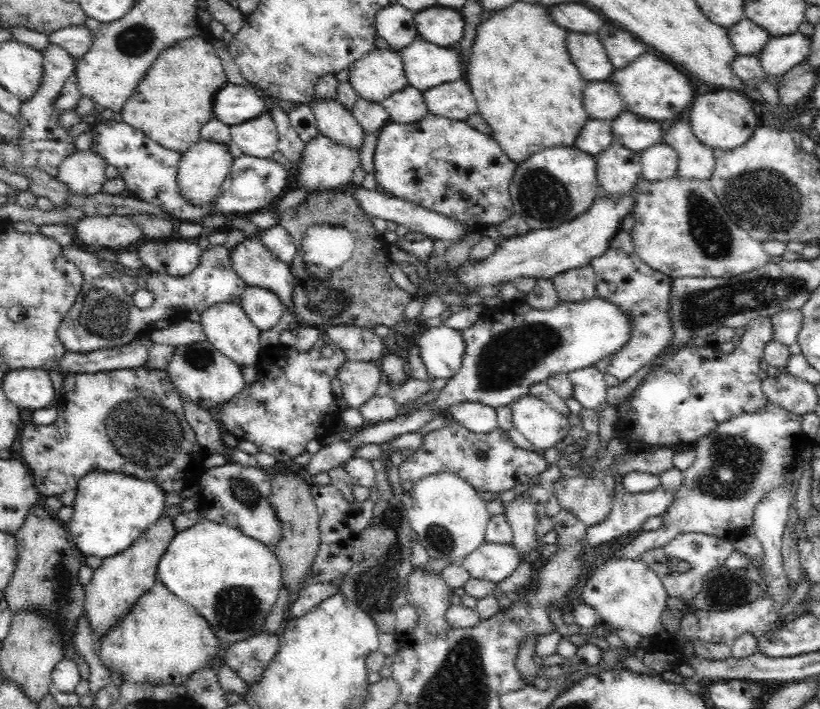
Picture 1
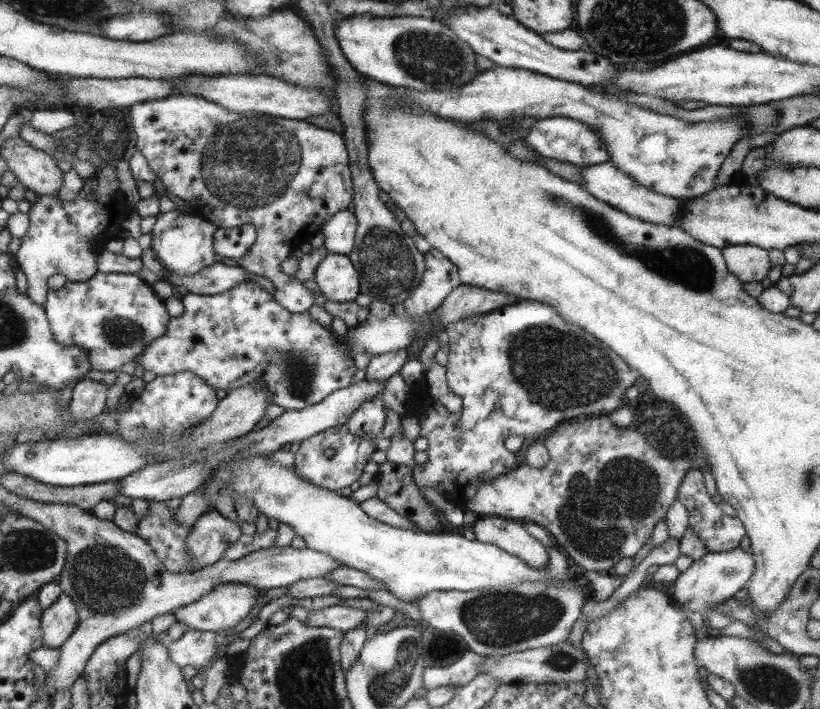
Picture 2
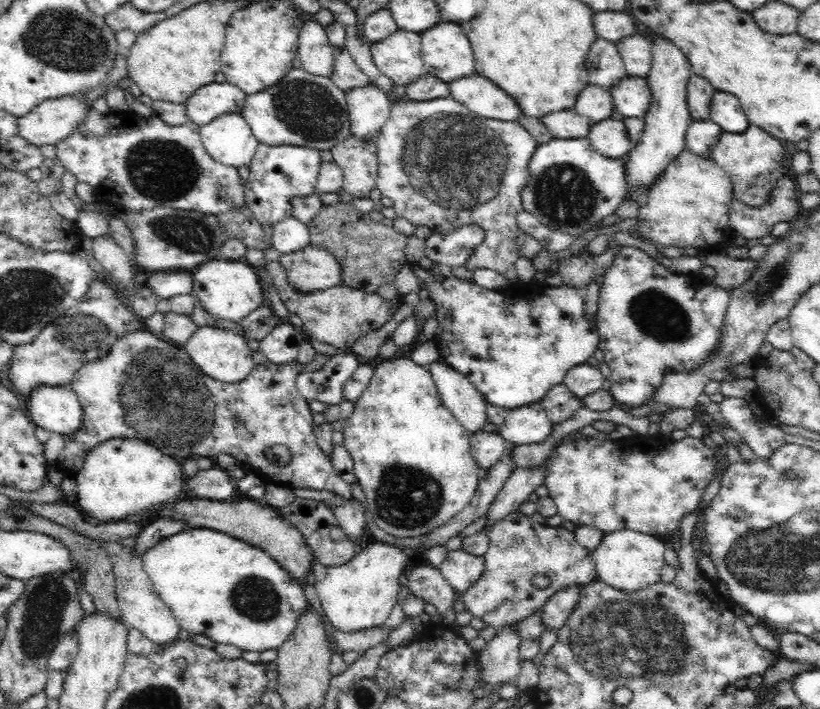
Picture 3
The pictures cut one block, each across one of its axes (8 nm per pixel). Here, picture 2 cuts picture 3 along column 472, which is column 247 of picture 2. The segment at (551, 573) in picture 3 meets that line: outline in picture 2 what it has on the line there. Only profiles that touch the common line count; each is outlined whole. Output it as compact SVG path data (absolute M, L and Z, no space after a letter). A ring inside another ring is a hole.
M223 584L223 586L213 588L209 594L201 596L197 602L193 602L189 606L181 606L181 608L173 610L171 614L175 616L175 620L179 624L187 624L193 630L219 634L219 632L239 624L249 614L249 610L255 606L255 602L259 602L259 588L245 586L245 584Z

